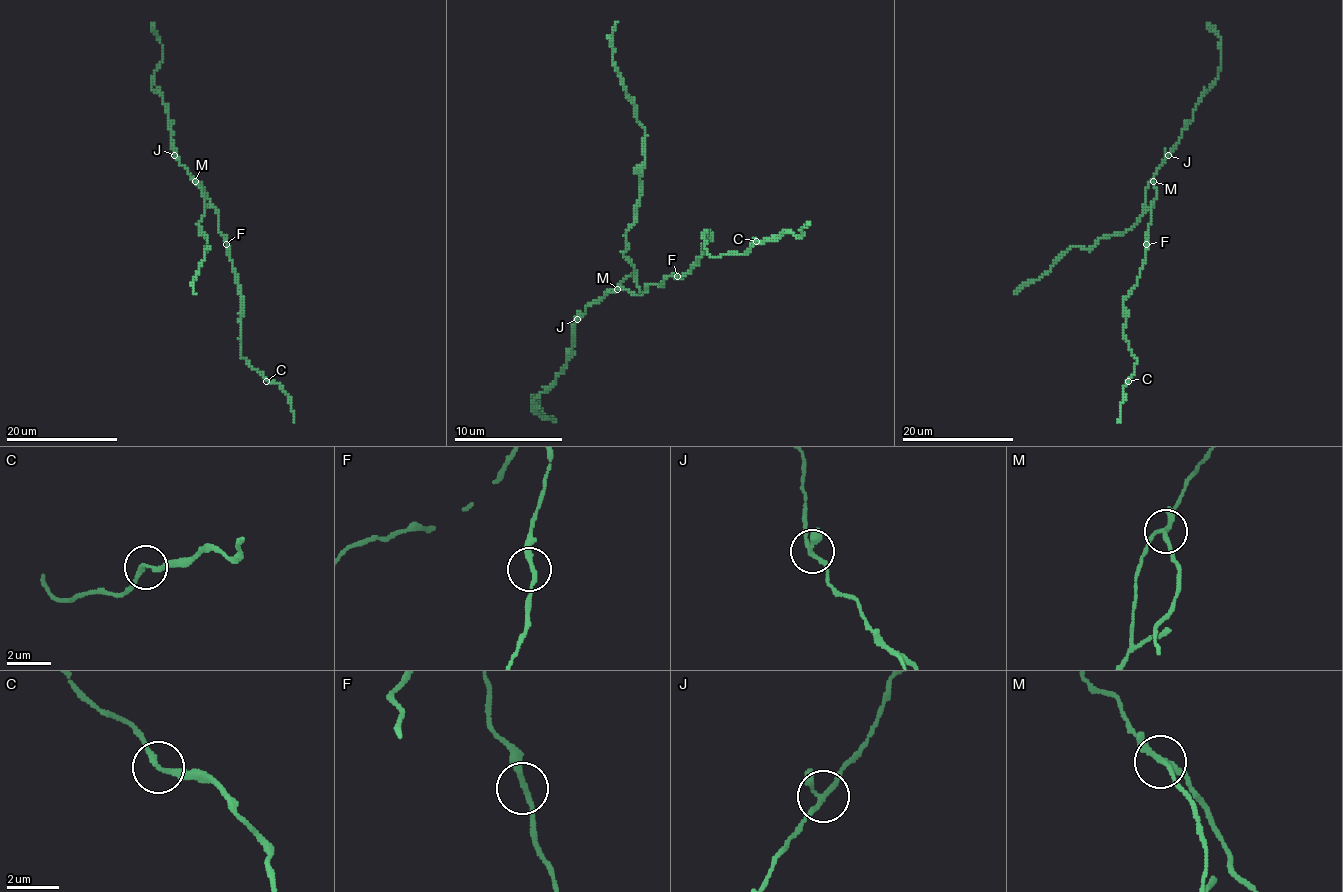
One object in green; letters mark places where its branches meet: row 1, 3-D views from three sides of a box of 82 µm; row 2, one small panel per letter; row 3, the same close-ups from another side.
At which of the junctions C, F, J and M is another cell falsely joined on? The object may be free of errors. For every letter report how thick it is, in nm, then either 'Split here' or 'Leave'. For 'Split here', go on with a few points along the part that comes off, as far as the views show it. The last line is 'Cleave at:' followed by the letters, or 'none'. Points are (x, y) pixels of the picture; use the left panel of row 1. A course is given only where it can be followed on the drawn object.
C: Thickness 190 nm. Leave
F: Thickness 220 nm. Leave
J: Thickness 190 nm. Leave
M: Thickness 190 nm. Split here. Course of the part to remove: (195, 181), (202, 191), (205, 205), (204, 216), (198, 223), (209, 248), (192, 279), (195, 293)
Cleave at: M

